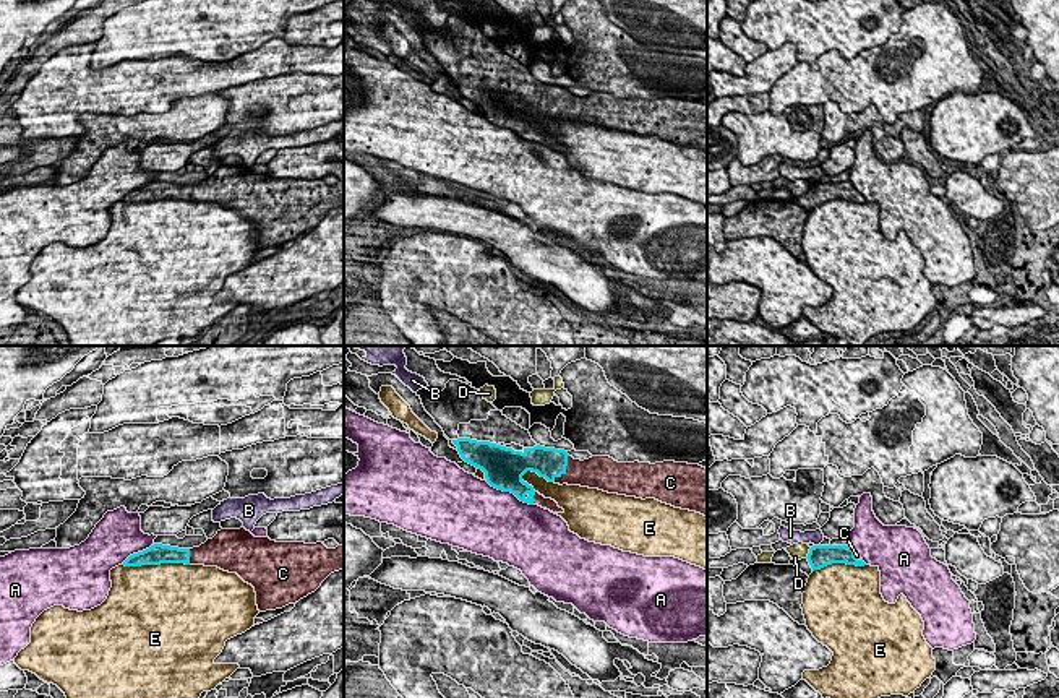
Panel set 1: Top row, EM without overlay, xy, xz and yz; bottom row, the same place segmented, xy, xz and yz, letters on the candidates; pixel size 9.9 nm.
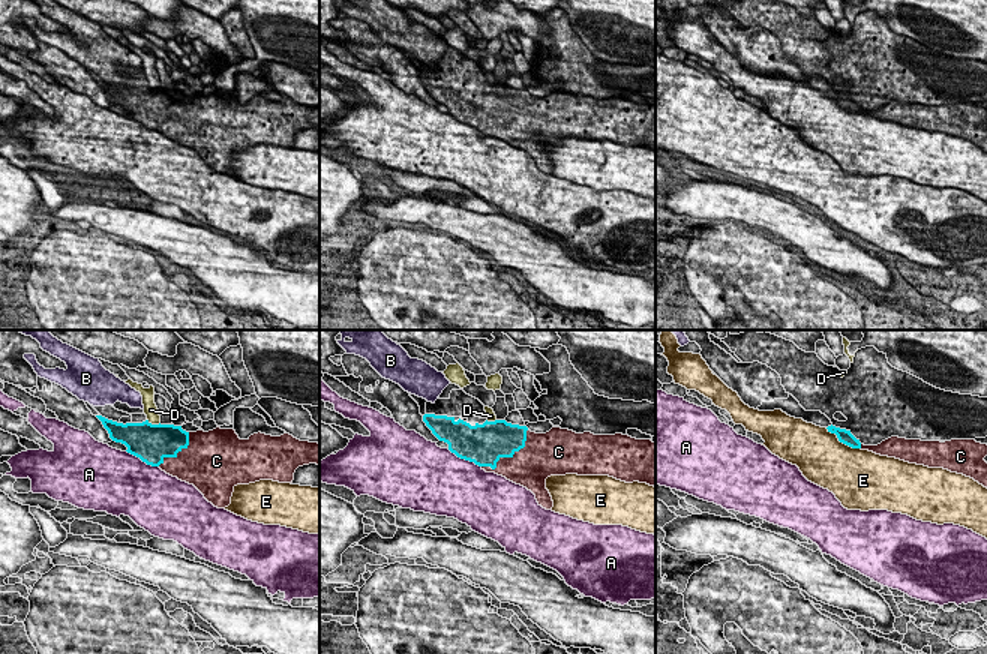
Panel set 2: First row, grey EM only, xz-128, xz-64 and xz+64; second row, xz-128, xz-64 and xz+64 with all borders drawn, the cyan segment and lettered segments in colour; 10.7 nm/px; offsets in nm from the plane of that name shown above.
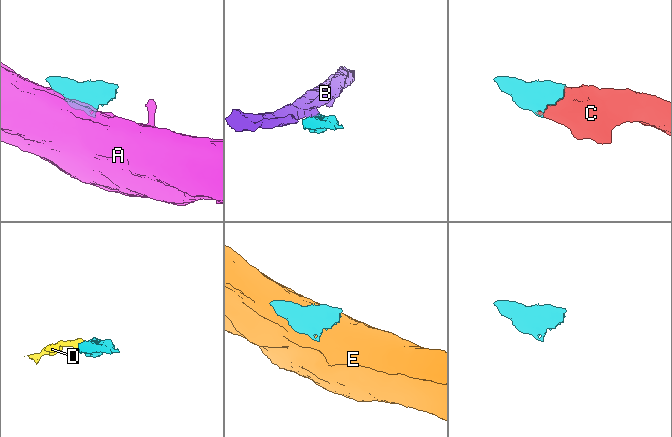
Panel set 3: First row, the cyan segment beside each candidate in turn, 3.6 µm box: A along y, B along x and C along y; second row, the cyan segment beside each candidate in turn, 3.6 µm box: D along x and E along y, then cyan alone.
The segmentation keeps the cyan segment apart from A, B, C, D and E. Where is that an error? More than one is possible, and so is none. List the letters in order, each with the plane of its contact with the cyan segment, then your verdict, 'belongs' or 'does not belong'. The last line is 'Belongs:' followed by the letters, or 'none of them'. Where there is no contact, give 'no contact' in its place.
A: contact in xz; does not belong
B: contact in yz; does not belong
C: contact in xz; belongs
D: contact in yz; does not belong
E: contact in xy; does not belong
Belongs: C

